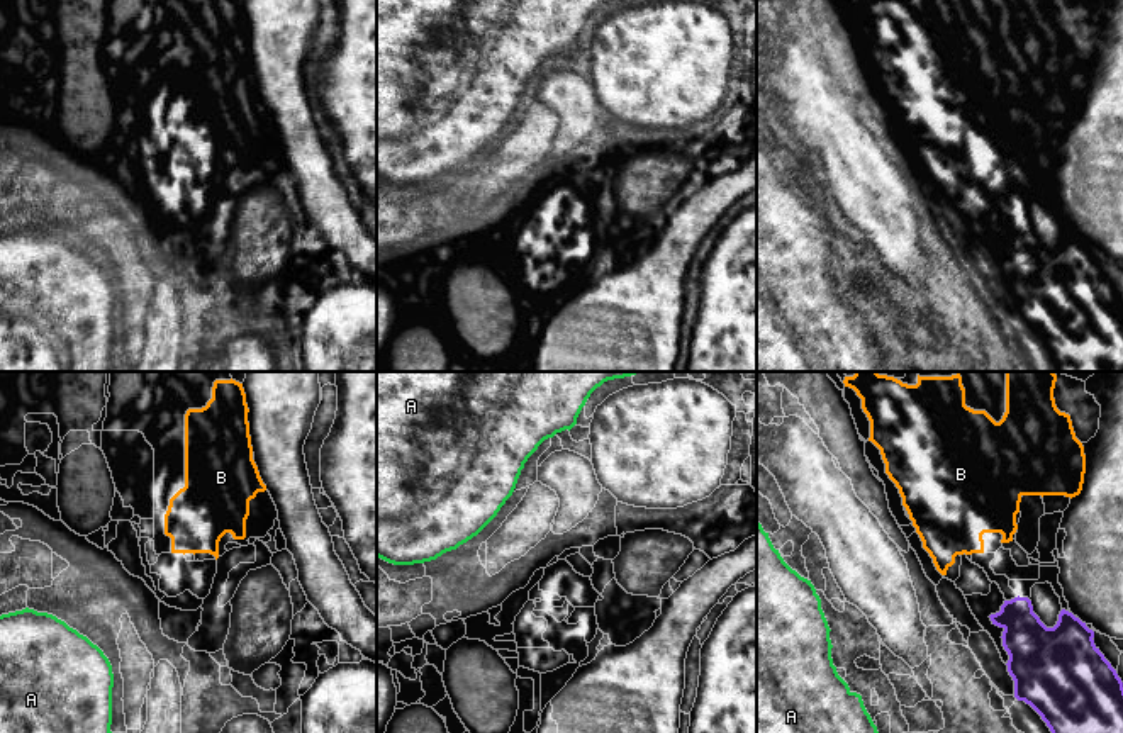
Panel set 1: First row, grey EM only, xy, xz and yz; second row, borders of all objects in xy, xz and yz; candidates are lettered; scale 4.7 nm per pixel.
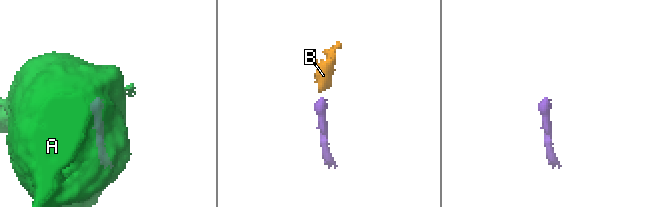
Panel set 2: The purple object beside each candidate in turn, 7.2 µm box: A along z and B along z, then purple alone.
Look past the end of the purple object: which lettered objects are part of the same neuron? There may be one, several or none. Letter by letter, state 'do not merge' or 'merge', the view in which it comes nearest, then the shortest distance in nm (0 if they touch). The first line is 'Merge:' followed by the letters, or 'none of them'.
Merge: B
A: do not merge | yz | 650 nm
B: merge | yz | 260 nm

